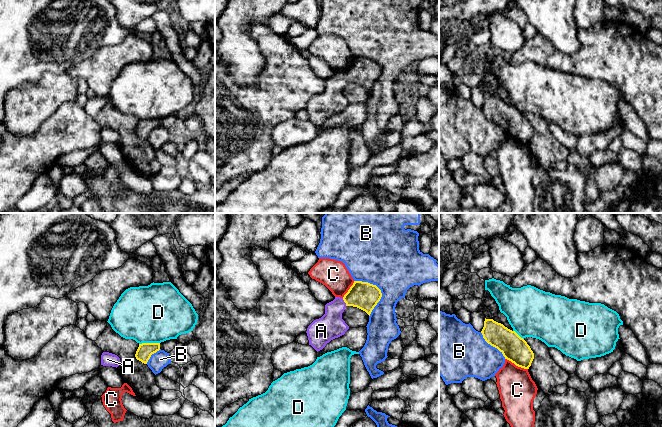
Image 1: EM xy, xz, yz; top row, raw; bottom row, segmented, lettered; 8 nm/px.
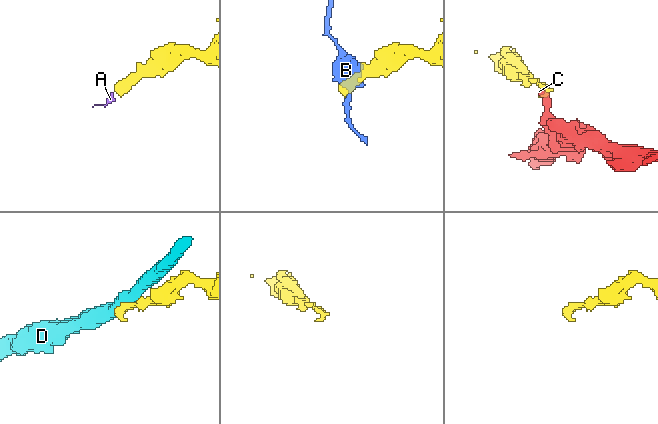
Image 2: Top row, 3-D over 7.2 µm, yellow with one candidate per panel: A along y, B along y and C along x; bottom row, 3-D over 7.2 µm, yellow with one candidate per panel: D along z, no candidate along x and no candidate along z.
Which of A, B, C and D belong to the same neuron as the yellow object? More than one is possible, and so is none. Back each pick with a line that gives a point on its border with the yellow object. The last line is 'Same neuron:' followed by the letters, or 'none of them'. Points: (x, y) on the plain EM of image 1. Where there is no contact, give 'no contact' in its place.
A: contact xz (344, 77)
Same neuron: A

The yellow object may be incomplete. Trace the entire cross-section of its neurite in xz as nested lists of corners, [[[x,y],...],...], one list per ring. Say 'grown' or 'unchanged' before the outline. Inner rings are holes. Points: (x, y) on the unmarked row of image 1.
grown | [[[354,57],[343,74],[335,75],[325,81],[325,90],[314,96],[307,104],[309,121],[317,128],[331,116],[345,110],[349,102],[342,95],[347,82],[357,83],[369,92],[382,73],[381,66],[373,60]]]

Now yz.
unchanged | [[[485,94],[481,109],[485,117],[497,124],[505,135],[518,143],[529,145],[534,135],[534,129],[527,118],[515,107],[493,95]]]

